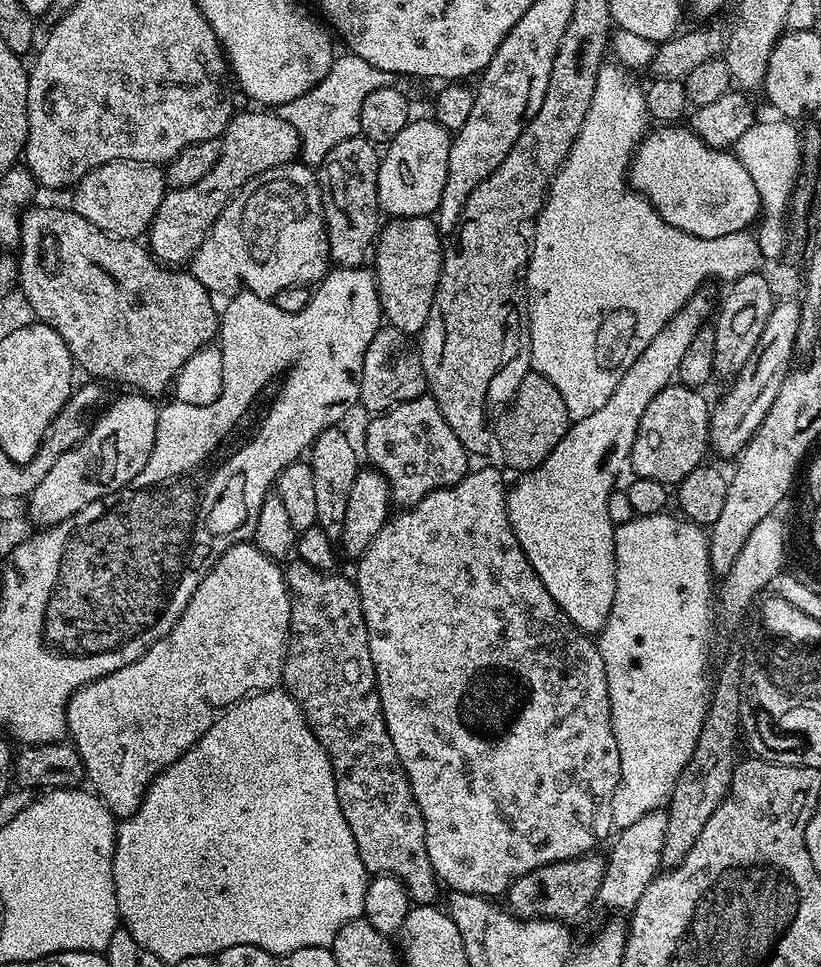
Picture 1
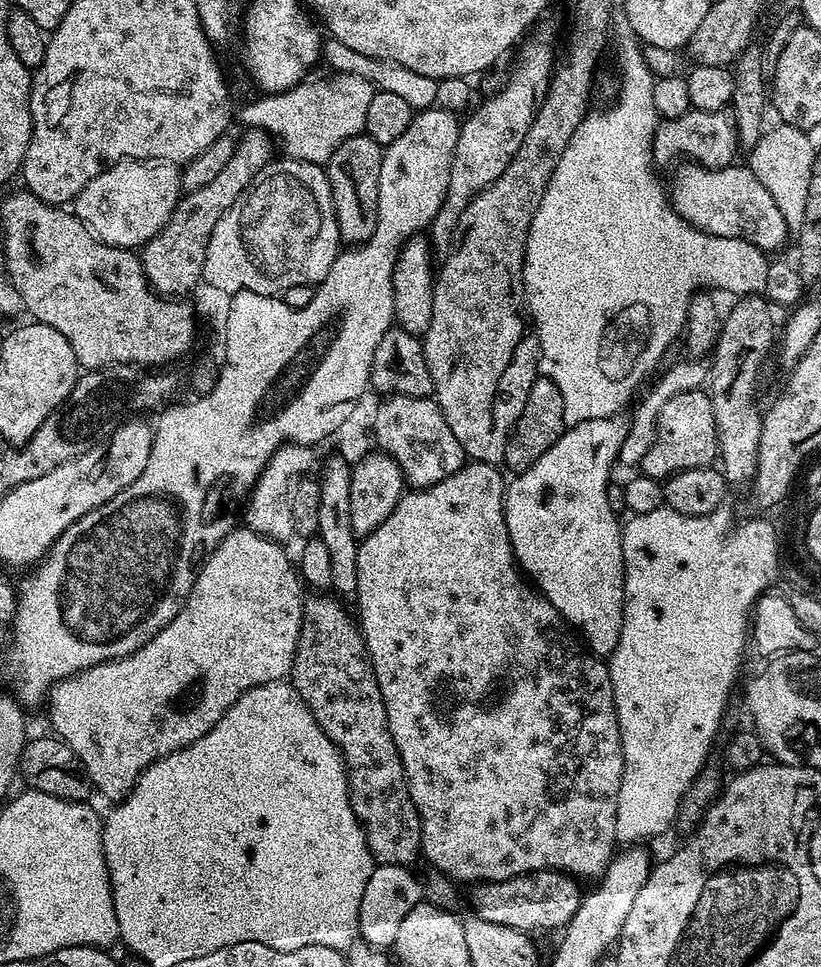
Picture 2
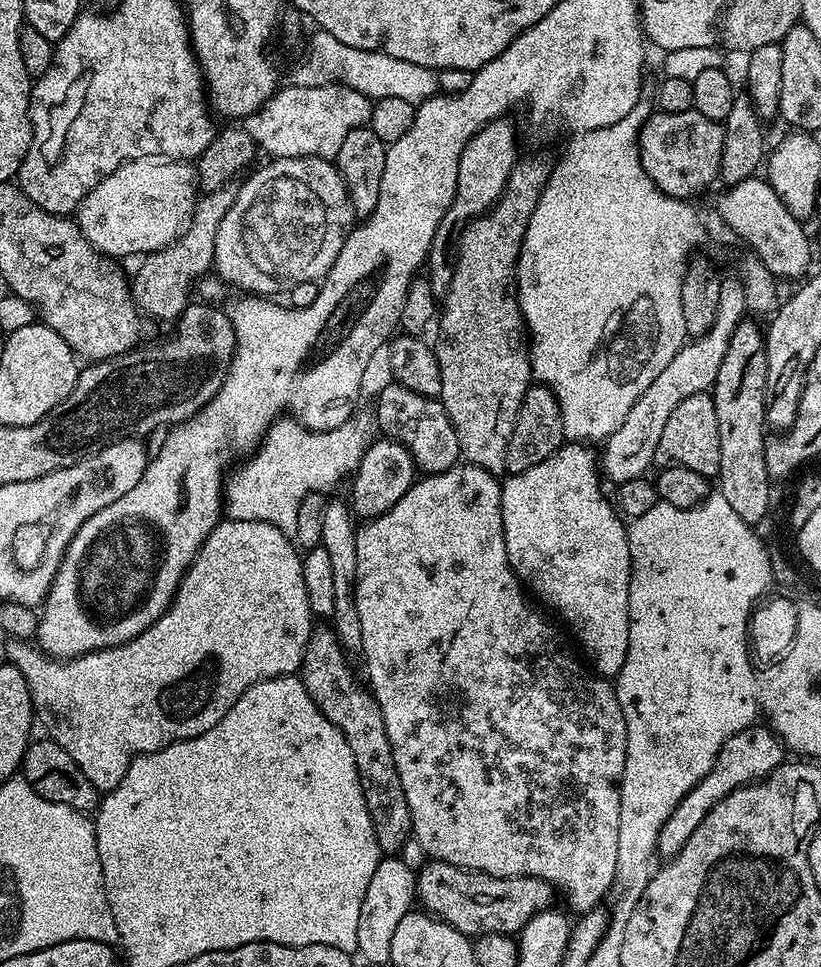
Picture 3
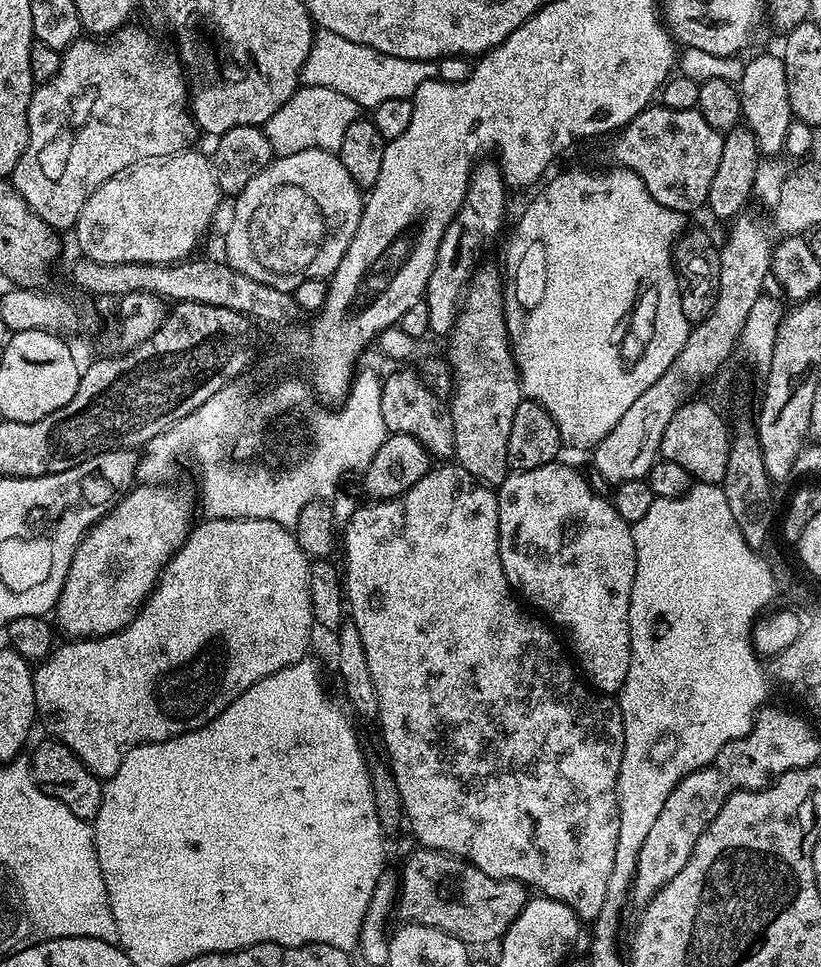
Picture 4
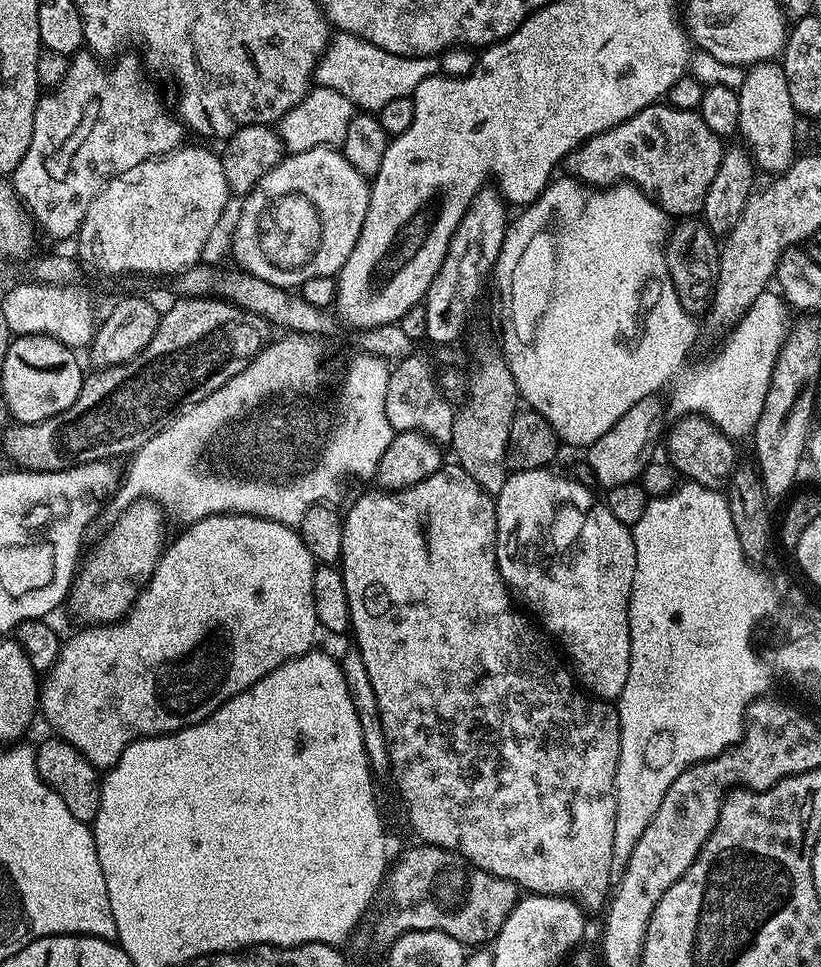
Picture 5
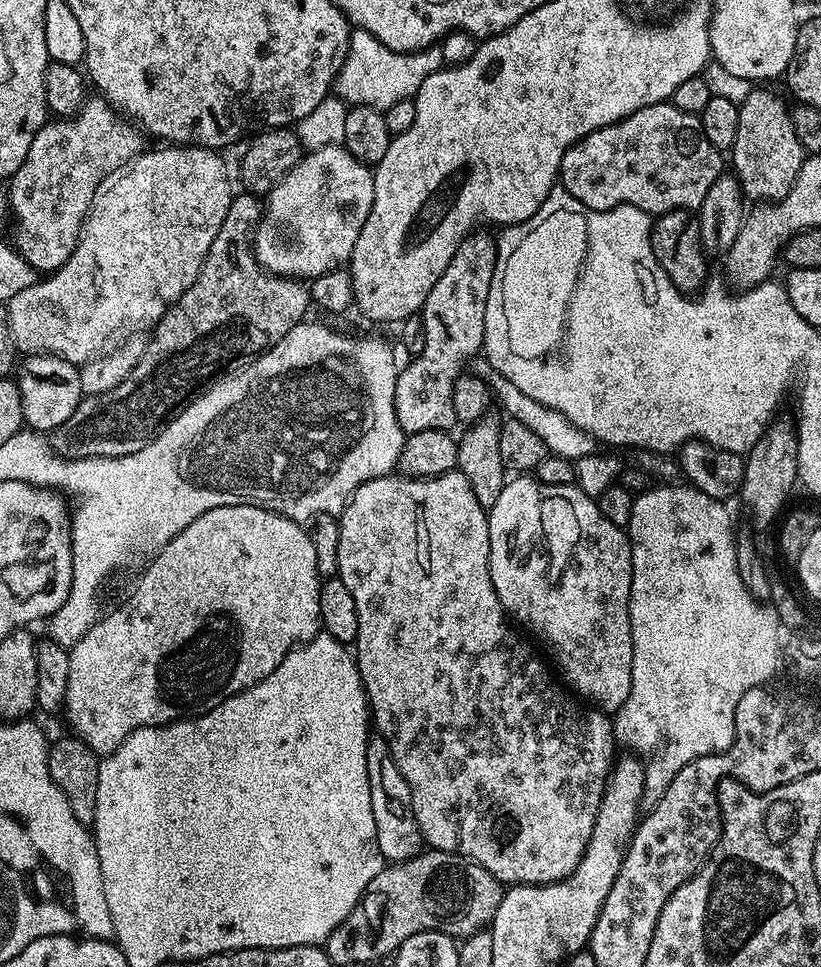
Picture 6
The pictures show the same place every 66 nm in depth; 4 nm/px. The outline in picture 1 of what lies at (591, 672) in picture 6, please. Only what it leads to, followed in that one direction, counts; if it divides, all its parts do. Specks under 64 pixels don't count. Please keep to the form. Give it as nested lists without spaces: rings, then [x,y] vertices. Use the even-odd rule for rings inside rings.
[[[707,291],[695,292],[691,298],[670,318],[670,322],[642,350],[642,354],[630,370],[618,382],[618,390],[610,396],[610,402],[602,406],[602,410],[594,410],[590,418],[575,421],[569,427],[567,434],[550,450],[550,454],[536,468],[523,473],[516,485],[511,485],[507,493],[508,521],[518,538],[520,548],[526,554],[530,566],[538,574],[542,586],[558,602],[558,606],[571,618],[573,624],[585,634],[599,633],[606,618],[610,614],[610,606],[614,602],[616,589],[616,555],[614,554],[615,527],[606,510],[606,502],[617,487],[616,479],[620,471],[626,468],[632,455],[634,438],[638,434],[638,422],[650,406],[650,402],[668,384],[677,379],[680,363],[690,342],[694,342],[694,334],[709,323],[714,312],[714,300],[707,296]]]

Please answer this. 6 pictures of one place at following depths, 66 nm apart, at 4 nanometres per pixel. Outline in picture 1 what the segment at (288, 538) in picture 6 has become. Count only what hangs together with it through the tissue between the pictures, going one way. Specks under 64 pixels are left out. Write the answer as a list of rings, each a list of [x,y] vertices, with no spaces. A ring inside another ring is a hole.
[[[255,543],[235,544],[233,548],[222,553],[216,560],[216,565],[200,579],[200,585],[194,590],[186,610],[182,610],[174,627],[162,639],[154,642],[154,646],[150,646],[150,650],[146,650],[146,654],[142,654],[142,658],[106,674],[100,680],[92,680],[83,688],[72,693],[71,698],[68,699],[67,735],[70,740],[72,736],[71,743],[76,749],[79,763],[81,765],[84,763],[84,772],[88,775],[89,782],[93,784],[91,787],[94,789],[95,795],[104,801],[104,805],[112,811],[113,816],[123,818],[134,815],[140,803],[144,801],[144,796],[148,793],[148,788],[152,785],[153,780],[169,768],[187,748],[197,744],[202,738],[202,734],[206,734],[206,730],[210,730],[210,726],[214,726],[216,719],[225,710],[231,708],[233,704],[237,704],[239,700],[243,700],[245,696],[251,696],[255,692],[267,692],[275,689],[281,683],[284,671],[284,652],[288,648],[292,599],[288,596],[288,587],[284,581],[284,568],[276,564],[279,563],[273,557],[266,555],[261,548],[256,547]]]

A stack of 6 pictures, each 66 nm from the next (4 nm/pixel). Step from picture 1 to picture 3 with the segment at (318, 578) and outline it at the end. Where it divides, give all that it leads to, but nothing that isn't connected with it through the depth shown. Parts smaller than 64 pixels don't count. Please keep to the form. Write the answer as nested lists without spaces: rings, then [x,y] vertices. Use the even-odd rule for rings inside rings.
[[[317,627],[308,640],[298,675],[322,714],[326,714],[326,718],[342,730],[346,742],[350,742],[350,754],[354,754],[362,794],[366,798],[366,810],[370,810],[370,822],[374,822],[374,834],[380,843],[381,853],[396,854],[412,836],[410,806],[402,790],[402,778],[398,778],[390,738],[386,738],[382,710],[371,691],[361,681],[361,685],[356,681],[348,664],[351,664],[350,658],[342,650],[332,628]]]

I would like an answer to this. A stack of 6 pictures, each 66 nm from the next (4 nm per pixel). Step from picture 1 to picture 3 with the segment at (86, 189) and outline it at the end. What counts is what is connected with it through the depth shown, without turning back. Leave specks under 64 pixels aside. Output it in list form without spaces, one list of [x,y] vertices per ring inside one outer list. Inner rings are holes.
[[[163,158],[128,160],[82,198],[74,219],[85,238],[105,256],[140,258],[162,250],[184,233],[197,199],[197,169],[191,163]]]

